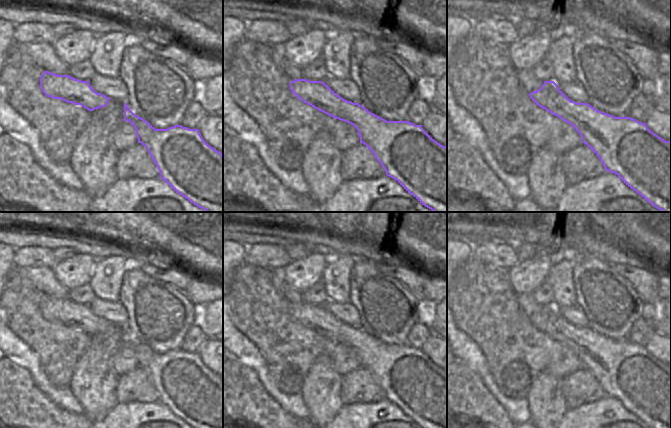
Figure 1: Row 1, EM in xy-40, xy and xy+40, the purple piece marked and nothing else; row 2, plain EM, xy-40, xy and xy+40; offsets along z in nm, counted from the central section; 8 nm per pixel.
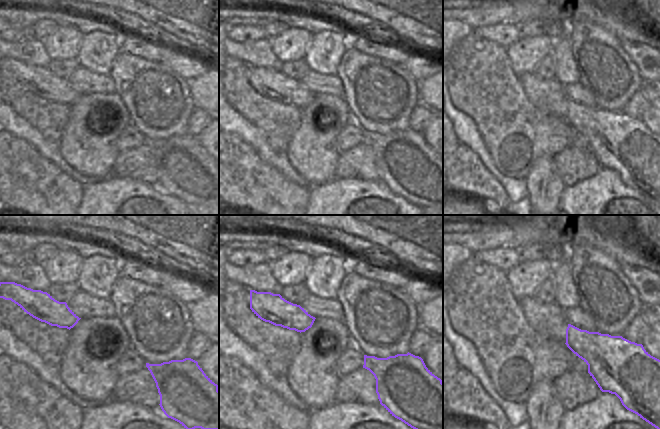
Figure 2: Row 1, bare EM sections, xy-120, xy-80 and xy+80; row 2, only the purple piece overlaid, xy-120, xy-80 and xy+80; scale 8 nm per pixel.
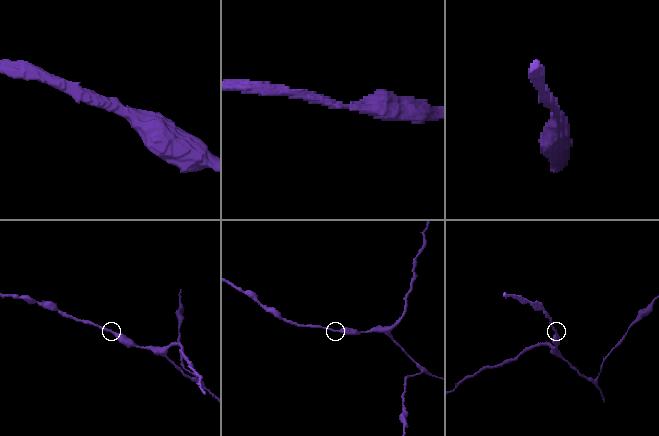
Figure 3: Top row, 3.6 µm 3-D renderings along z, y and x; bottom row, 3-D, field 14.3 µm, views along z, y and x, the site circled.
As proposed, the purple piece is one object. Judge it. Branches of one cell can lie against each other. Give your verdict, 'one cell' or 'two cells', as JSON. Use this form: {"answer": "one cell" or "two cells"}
{"answer": "one cell"}

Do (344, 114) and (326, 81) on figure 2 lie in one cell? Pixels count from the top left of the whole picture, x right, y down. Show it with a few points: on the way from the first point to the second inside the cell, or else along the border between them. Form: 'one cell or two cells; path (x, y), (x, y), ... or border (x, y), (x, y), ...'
two cells; border (316, 93), (328, 93), (343, 98)

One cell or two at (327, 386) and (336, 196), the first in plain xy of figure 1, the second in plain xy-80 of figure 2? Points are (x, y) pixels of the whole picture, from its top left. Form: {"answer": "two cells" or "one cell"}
{"answer": "two cells"}

